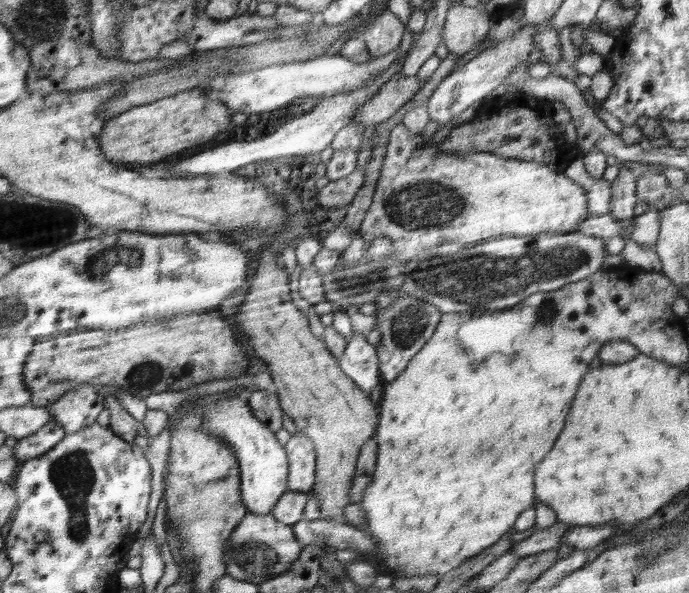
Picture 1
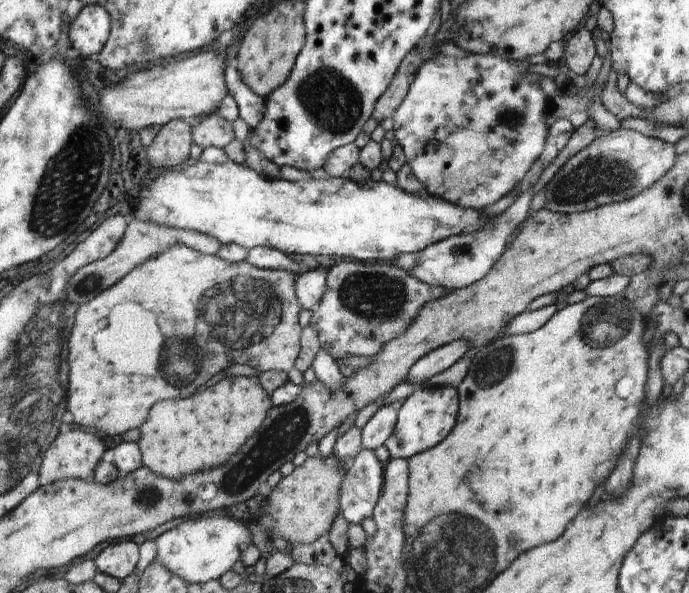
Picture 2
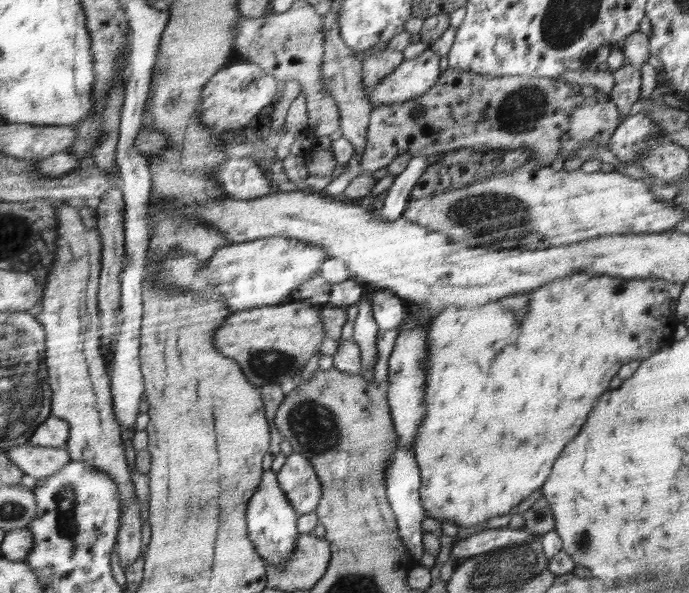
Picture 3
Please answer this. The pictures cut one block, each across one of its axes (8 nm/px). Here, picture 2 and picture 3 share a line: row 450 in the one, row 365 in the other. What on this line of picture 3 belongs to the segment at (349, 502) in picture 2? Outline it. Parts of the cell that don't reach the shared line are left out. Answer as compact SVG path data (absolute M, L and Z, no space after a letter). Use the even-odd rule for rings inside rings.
M362 298L356 304L359 306L359 312L354 321L353 341L359 346L362 356L361 371L364 371L372 367L378 357L376 334L379 328L372 318L371 302L367 298Z

